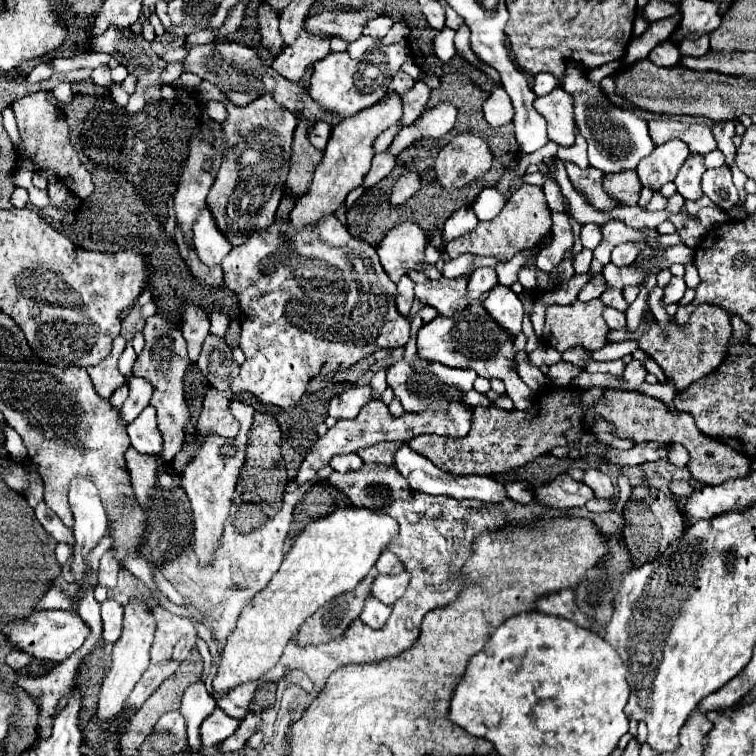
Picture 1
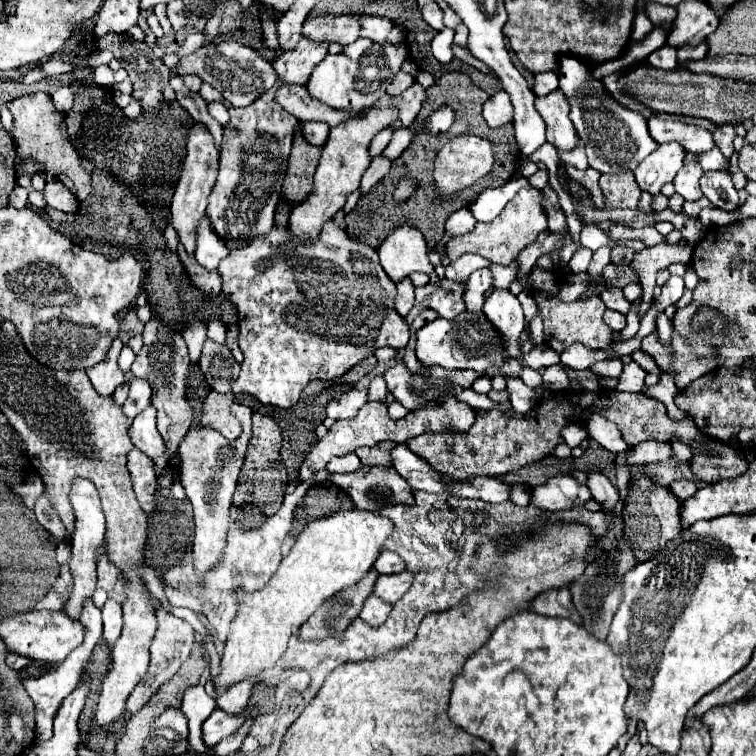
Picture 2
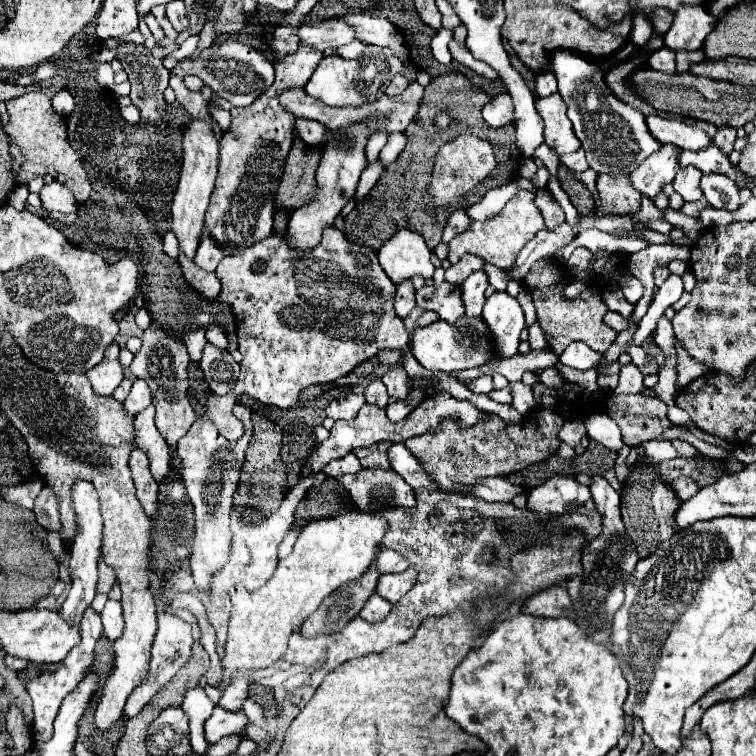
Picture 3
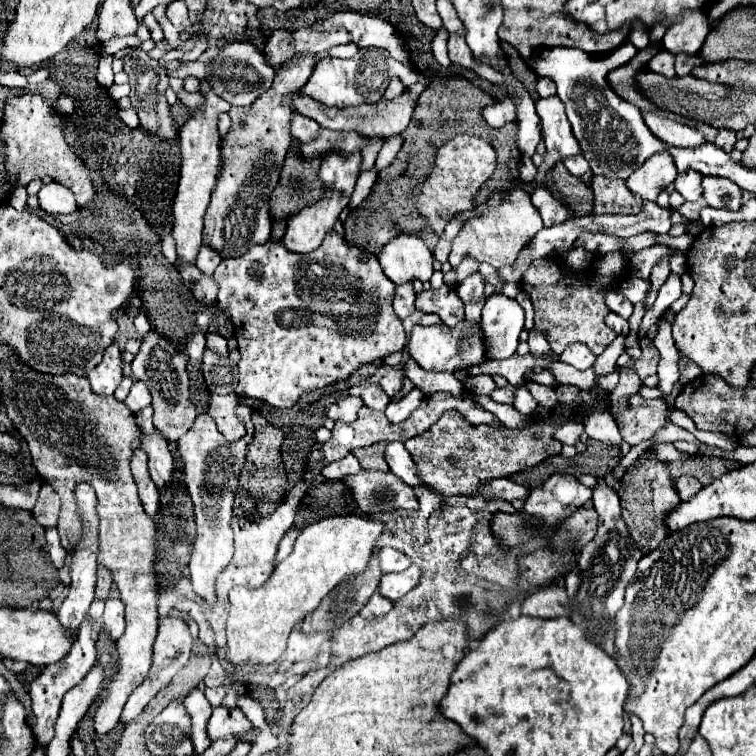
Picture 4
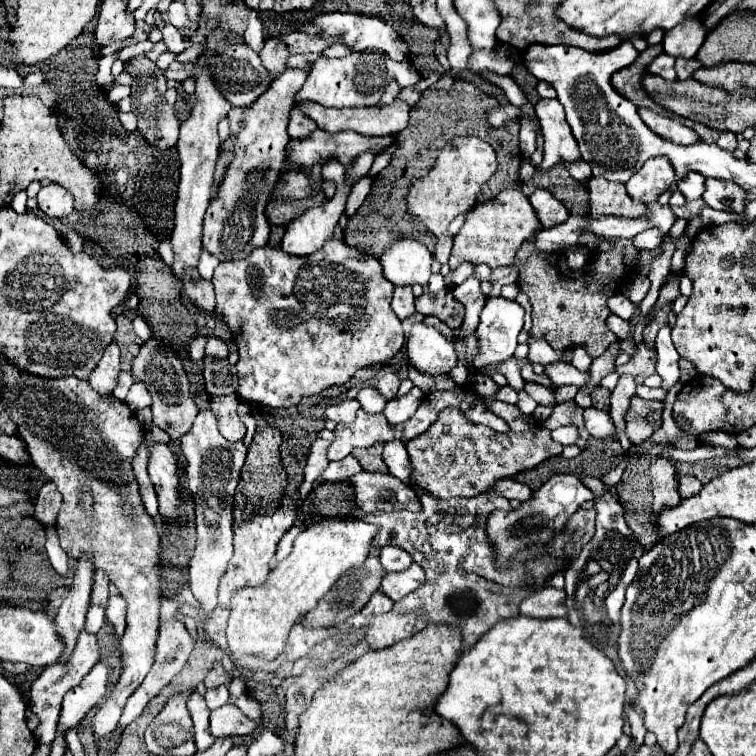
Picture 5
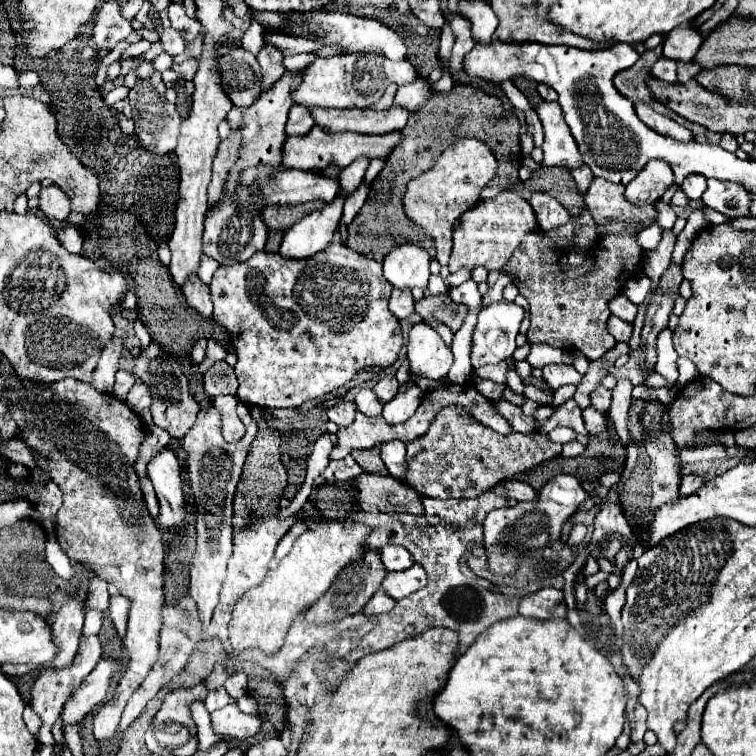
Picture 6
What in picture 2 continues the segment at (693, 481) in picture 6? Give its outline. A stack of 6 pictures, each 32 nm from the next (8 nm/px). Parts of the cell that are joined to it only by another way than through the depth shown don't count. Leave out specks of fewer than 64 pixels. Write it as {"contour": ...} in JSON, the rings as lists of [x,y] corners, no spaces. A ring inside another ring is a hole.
{"contour":[[[676,480],[676,482],[672,482],[672,494],[674,494],[676,498],[680,498],[680,500],[690,498],[696,490],[698,490],[696,484],[690,482],[690,480]]]}

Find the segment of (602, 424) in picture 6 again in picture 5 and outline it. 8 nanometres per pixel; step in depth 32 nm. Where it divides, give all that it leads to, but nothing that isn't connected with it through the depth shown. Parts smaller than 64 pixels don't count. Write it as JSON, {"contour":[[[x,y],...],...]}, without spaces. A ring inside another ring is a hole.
{"contour":[[[594,406],[584,410],[584,426],[592,438],[598,440],[618,440],[618,432],[614,420],[608,410],[598,410]]]}

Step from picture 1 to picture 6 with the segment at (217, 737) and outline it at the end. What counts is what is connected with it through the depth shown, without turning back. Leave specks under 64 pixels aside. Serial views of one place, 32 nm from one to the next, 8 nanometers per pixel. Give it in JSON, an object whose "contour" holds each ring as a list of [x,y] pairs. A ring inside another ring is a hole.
{"contour":[[[234,702],[212,712],[210,718],[212,718],[212,728],[220,736],[232,736],[242,740],[254,736],[260,730],[260,718],[240,712],[240,708]]]}

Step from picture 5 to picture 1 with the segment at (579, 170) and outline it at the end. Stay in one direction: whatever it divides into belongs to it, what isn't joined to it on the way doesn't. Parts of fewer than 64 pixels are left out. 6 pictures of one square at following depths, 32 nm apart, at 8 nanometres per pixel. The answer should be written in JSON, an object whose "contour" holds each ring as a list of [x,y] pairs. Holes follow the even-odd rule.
{"contour":[[[576,126],[574,128],[574,134],[576,134],[576,142],[574,146],[558,146],[558,158],[560,160],[568,160],[568,162],[574,162],[578,164],[580,168],[586,168],[588,166],[588,144],[584,140],[584,136],[580,134],[580,128]]]}

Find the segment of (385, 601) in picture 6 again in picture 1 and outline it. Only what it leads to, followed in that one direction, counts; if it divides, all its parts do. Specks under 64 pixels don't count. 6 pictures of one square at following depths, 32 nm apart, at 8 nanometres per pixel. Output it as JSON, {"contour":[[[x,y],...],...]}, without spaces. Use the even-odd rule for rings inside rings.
{"contour":[[[370,596],[370,598],[366,600],[366,606],[364,606],[362,614],[360,614],[360,620],[362,620],[366,626],[370,626],[370,628],[380,630],[380,628],[386,624],[388,618],[390,618],[390,606],[380,604],[378,600],[374,600],[374,598]]]}

